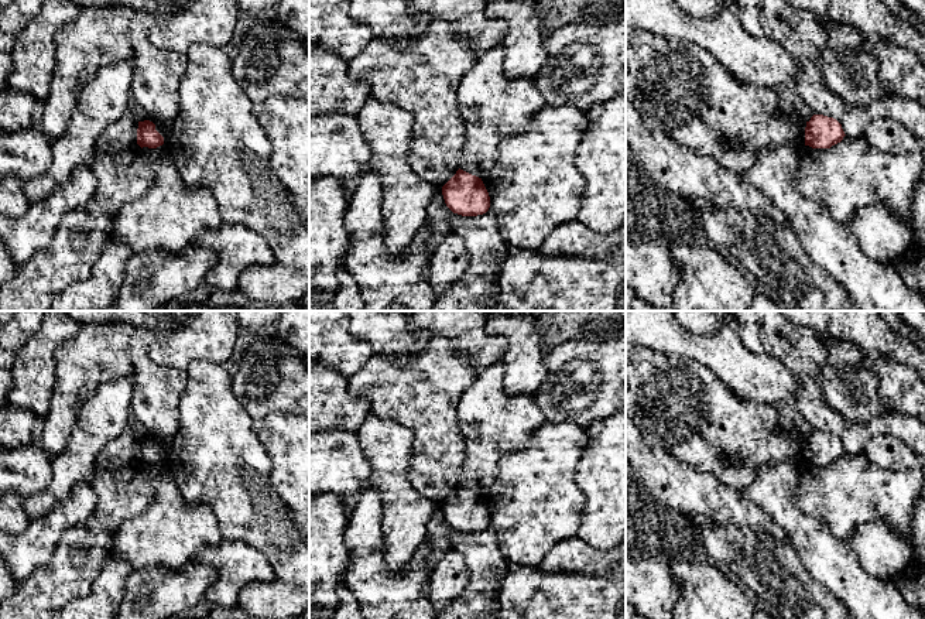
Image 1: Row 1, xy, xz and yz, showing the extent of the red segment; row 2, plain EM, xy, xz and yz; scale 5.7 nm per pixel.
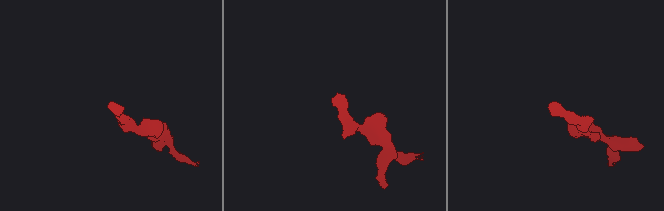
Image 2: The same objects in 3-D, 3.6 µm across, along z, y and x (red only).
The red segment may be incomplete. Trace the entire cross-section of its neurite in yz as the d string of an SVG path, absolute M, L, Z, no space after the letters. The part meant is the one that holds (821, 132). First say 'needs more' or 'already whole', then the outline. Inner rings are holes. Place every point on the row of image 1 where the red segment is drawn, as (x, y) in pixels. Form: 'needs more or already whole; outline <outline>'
already whole; outline M813 114L805 127L805 146L812 148L830 148L845 137L842 124L823 114Z

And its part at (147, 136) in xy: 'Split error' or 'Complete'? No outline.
Complete

